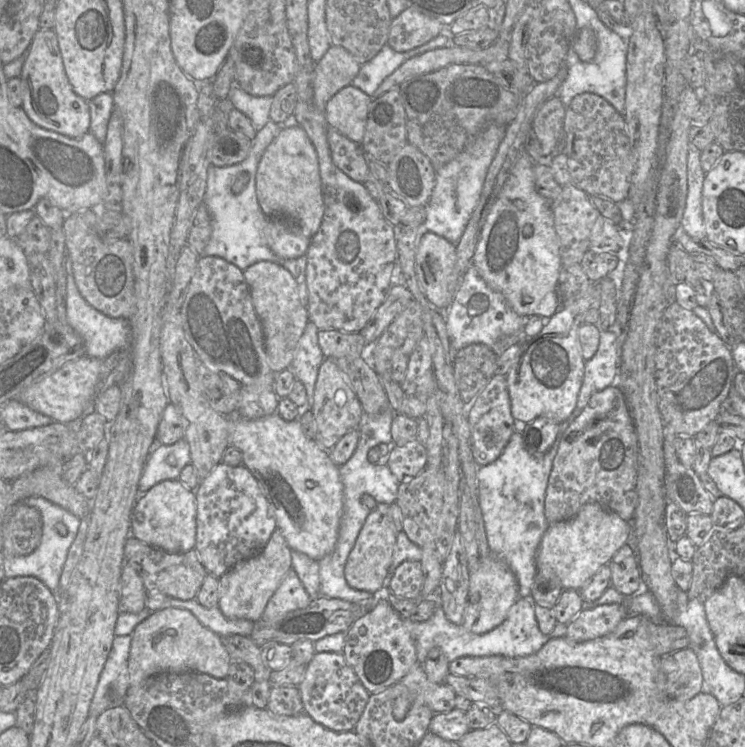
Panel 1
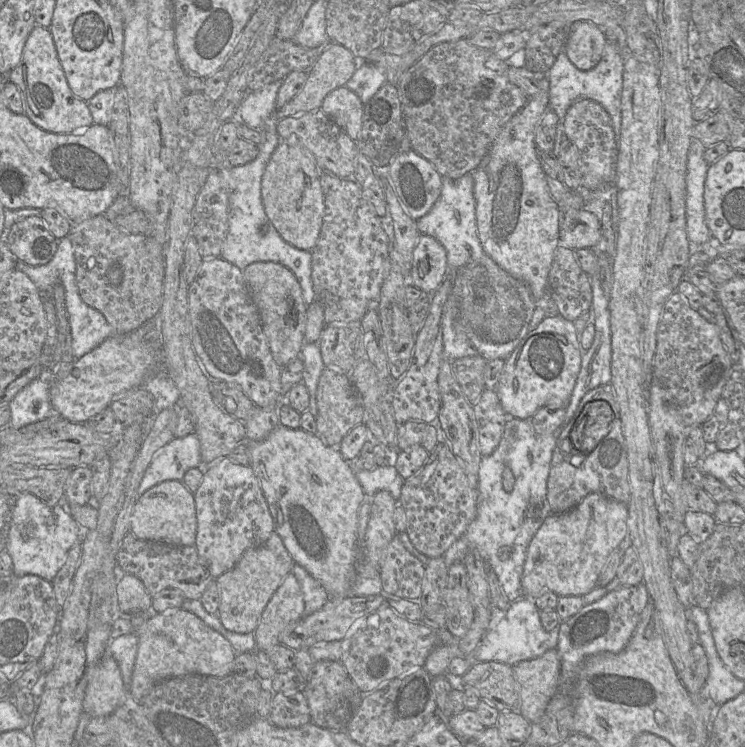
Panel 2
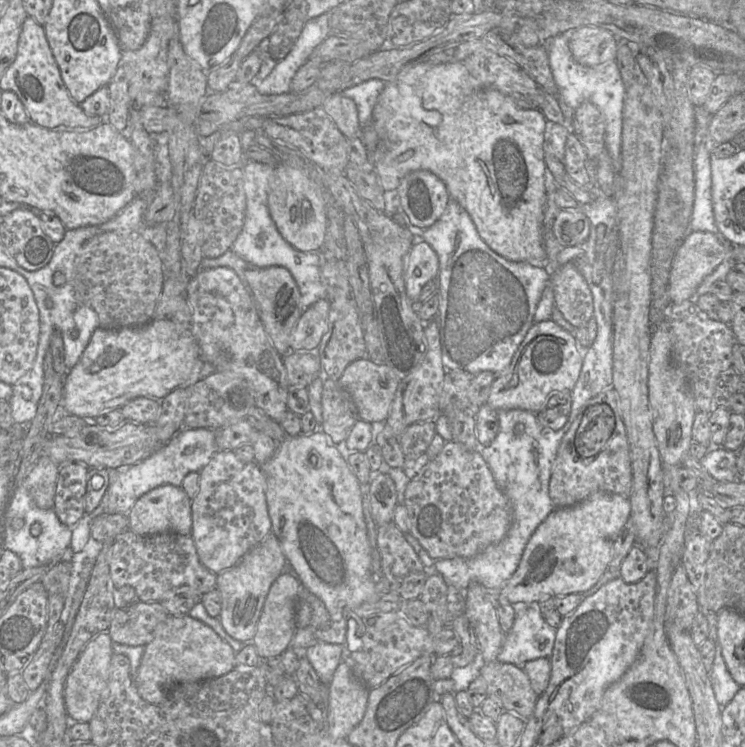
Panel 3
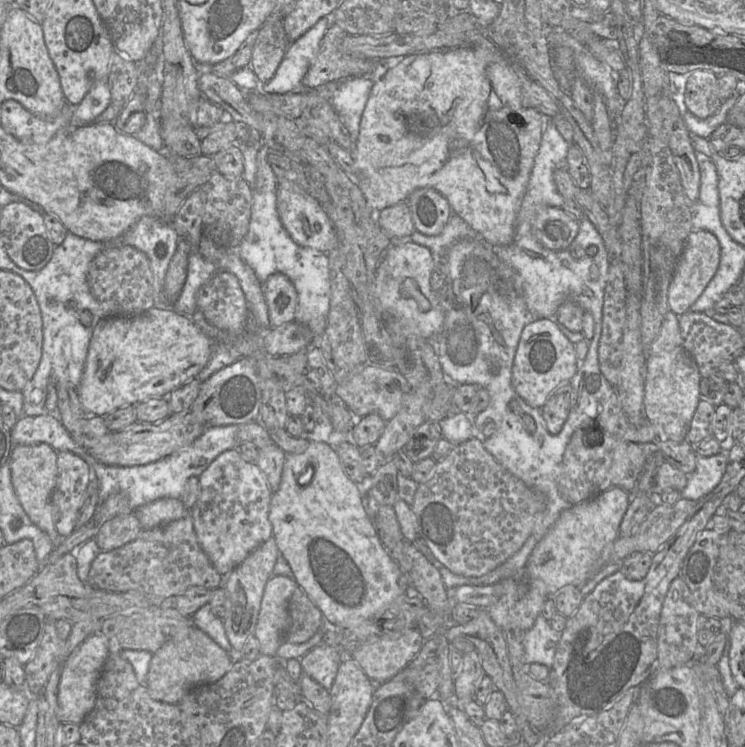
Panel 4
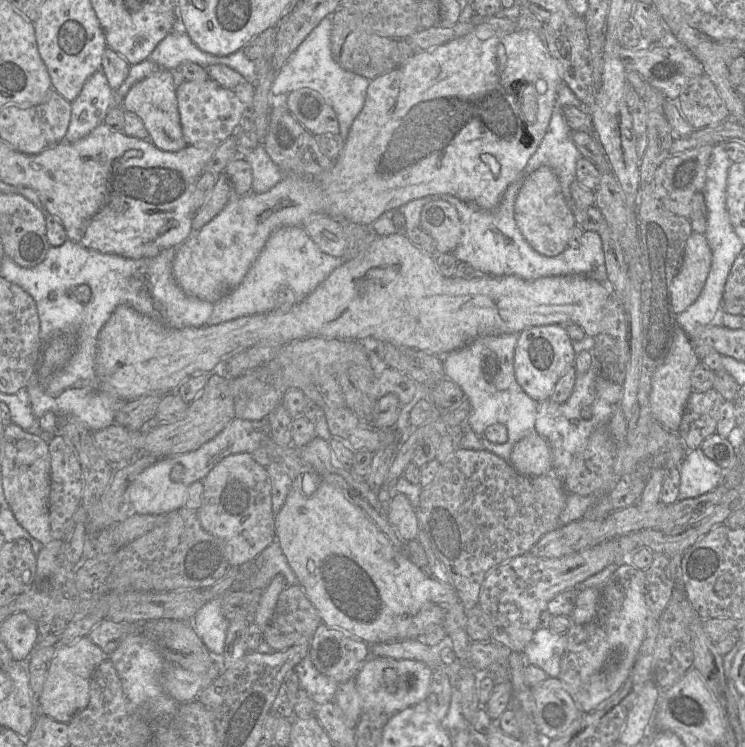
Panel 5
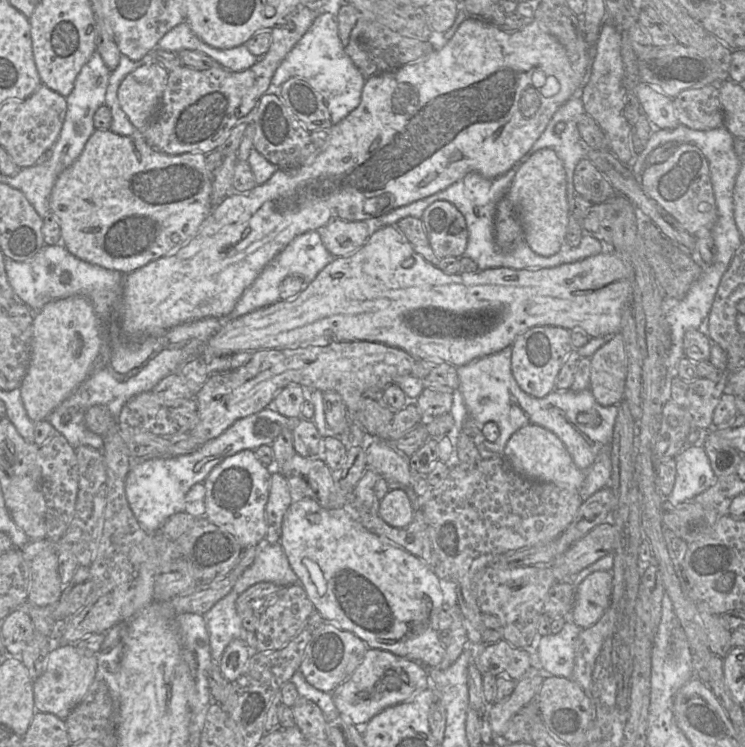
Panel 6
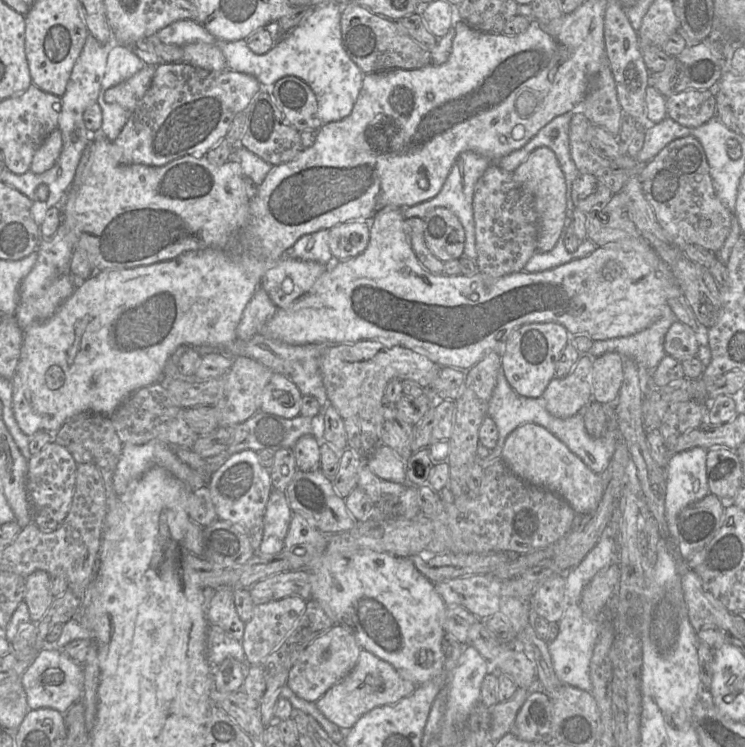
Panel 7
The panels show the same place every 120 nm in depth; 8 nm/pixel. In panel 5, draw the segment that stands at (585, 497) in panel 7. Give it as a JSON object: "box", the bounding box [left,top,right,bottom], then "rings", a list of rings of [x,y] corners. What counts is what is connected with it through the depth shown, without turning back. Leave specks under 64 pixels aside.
{"box":[508,432,552,477],"rings":[[[536,432],[518,441],[508,462],[519,474],[533,477],[552,474],[552,459],[549,445]]]}

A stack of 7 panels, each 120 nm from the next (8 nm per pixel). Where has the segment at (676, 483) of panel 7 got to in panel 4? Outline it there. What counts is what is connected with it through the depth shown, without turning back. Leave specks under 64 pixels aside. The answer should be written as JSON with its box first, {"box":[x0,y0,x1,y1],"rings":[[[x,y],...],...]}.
{"box":[680,452,728,501],"rings":[[[720,452],[712,456],[696,458],[696,467],[691,474],[686,474],[687,484],[680,491],[680,496],[698,501],[710,493],[721,481],[728,462],[728,454]]]}

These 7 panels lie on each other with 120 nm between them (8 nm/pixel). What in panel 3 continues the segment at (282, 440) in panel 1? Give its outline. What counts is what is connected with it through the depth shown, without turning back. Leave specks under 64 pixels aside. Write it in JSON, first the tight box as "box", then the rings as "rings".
{"box":[259,433,388,620],"rings":[[[300,433],[296,436],[286,436],[283,441],[278,443],[278,448],[268,461],[259,464],[266,480],[266,501],[268,514],[272,522],[272,533],[274,533],[283,550],[286,560],[292,565],[296,577],[299,579],[302,587],[317,596],[323,601],[330,615],[330,619],[337,620],[347,613],[349,608],[355,608],[368,601],[373,596],[379,596],[388,592],[388,583],[382,573],[375,573],[372,570],[371,546],[367,533],[367,526],[363,515],[362,493],[360,491],[360,482],[350,469],[346,454],[340,453],[335,447],[329,446],[325,439],[326,433]]]}

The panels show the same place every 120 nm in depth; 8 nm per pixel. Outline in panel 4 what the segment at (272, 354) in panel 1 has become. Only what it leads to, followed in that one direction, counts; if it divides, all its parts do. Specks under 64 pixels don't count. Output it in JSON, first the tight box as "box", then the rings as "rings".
{"box":[262,273,298,328],"rings":[[[274,273],[262,284],[268,308],[270,327],[276,328],[295,320],[298,295],[291,280],[282,273]]]}

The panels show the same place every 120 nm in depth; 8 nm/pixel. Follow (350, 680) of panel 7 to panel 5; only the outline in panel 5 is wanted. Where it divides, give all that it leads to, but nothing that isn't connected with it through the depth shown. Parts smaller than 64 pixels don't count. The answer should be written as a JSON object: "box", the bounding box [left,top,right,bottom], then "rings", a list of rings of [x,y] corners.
{"box":[354,655,431,714],"rings":[[[371,655],[354,677],[362,713],[374,709],[395,714],[426,700],[431,677],[431,669],[423,662]]]}

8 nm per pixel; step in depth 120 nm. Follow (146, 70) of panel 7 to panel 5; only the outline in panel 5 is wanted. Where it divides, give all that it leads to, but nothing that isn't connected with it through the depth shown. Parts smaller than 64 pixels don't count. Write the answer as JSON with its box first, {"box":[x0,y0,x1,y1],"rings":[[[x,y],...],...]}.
{"box":[122,69,187,152],"rings":[[[160,69],[145,79],[135,83],[127,92],[122,108],[136,114],[143,122],[149,141],[158,149],[169,152],[179,151],[187,146],[180,124],[176,87],[179,85],[179,74]]]}

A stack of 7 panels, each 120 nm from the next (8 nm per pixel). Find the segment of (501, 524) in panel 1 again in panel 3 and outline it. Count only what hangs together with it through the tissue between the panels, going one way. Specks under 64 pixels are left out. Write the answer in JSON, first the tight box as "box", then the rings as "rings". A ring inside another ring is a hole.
{"box":[433,409,579,592],"rings":[[[522,409],[496,411],[499,420],[498,433],[490,445],[480,448],[480,453],[490,468],[497,486],[511,504],[511,525],[501,541],[489,545],[471,558],[436,560],[433,571],[443,577],[450,590],[465,592],[472,583],[478,583],[489,591],[499,592],[513,576],[530,537],[555,509],[549,496],[552,467],[563,436],[579,414],[570,417],[561,429],[554,431],[540,424],[537,414],[533,412]],[[518,423],[524,425],[524,432],[520,435],[514,433],[514,427]]]}

